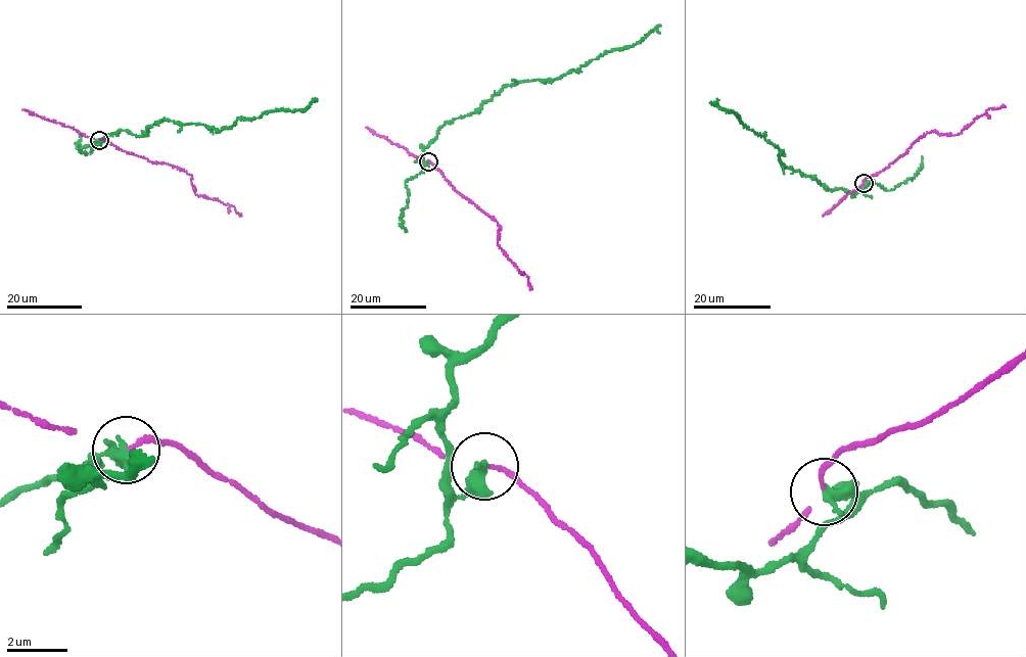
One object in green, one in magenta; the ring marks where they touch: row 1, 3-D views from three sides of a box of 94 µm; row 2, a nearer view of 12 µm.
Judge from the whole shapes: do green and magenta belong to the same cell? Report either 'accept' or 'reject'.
reject

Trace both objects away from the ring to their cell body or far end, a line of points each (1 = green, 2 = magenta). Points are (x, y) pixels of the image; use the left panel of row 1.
1: (99, 140), (120, 130), (144, 135), (165, 120), (222, 130), (267, 111), (302, 110), (318, 99)
2: (99, 140), (186, 172), (192, 177), (196, 195), (231, 204), (240, 217)

